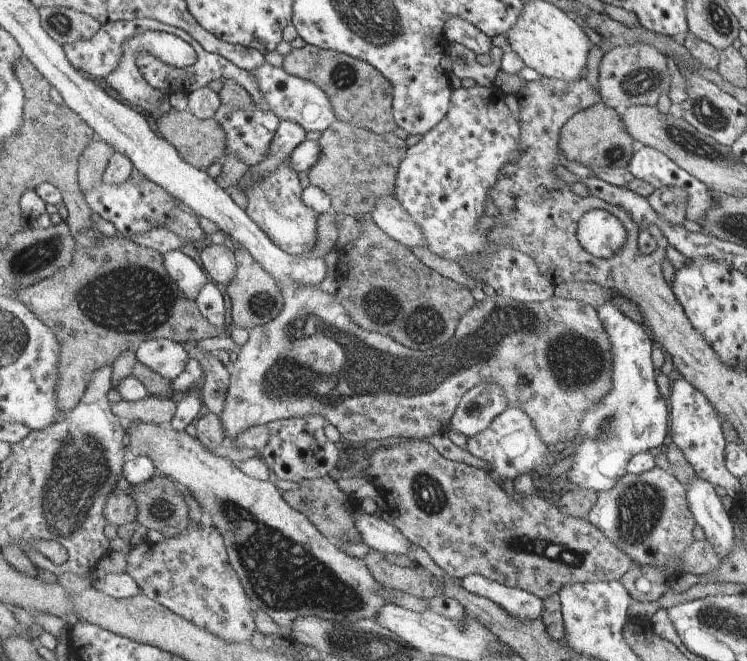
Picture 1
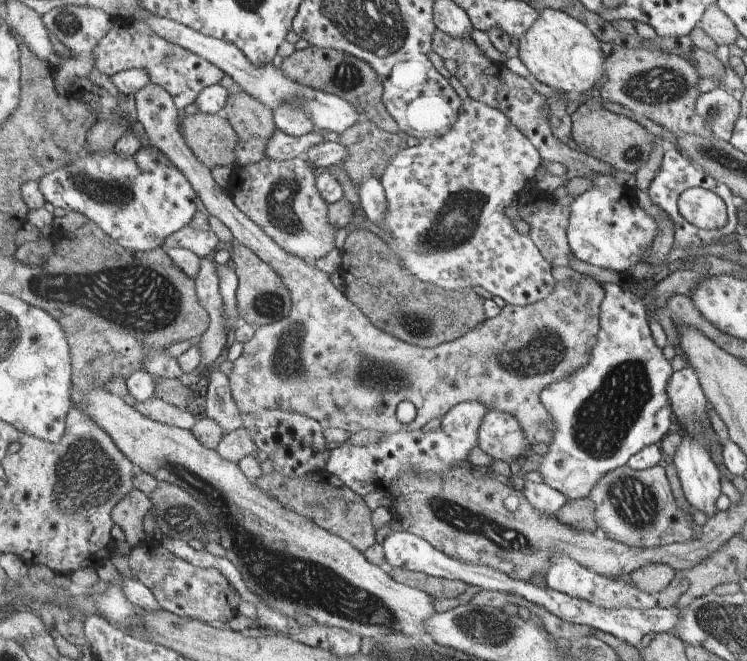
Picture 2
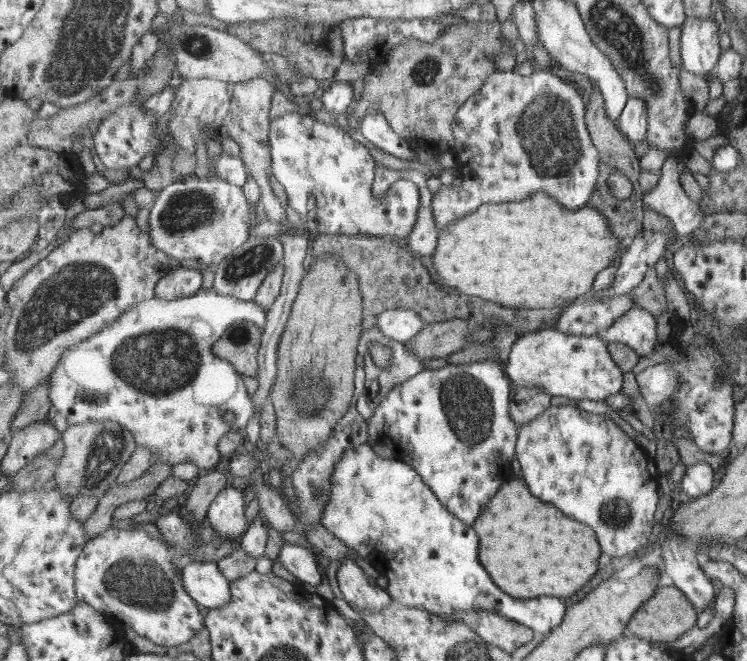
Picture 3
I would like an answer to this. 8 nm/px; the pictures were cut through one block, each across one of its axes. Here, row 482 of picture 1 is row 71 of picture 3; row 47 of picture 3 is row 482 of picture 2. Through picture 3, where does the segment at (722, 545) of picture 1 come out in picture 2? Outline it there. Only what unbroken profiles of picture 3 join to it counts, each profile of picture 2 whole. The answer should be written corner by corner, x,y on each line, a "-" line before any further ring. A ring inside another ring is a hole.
681,433
681,444
675,448
672,462
687,504
711,518
715,512
713,502
719,496
719,474
707,451

